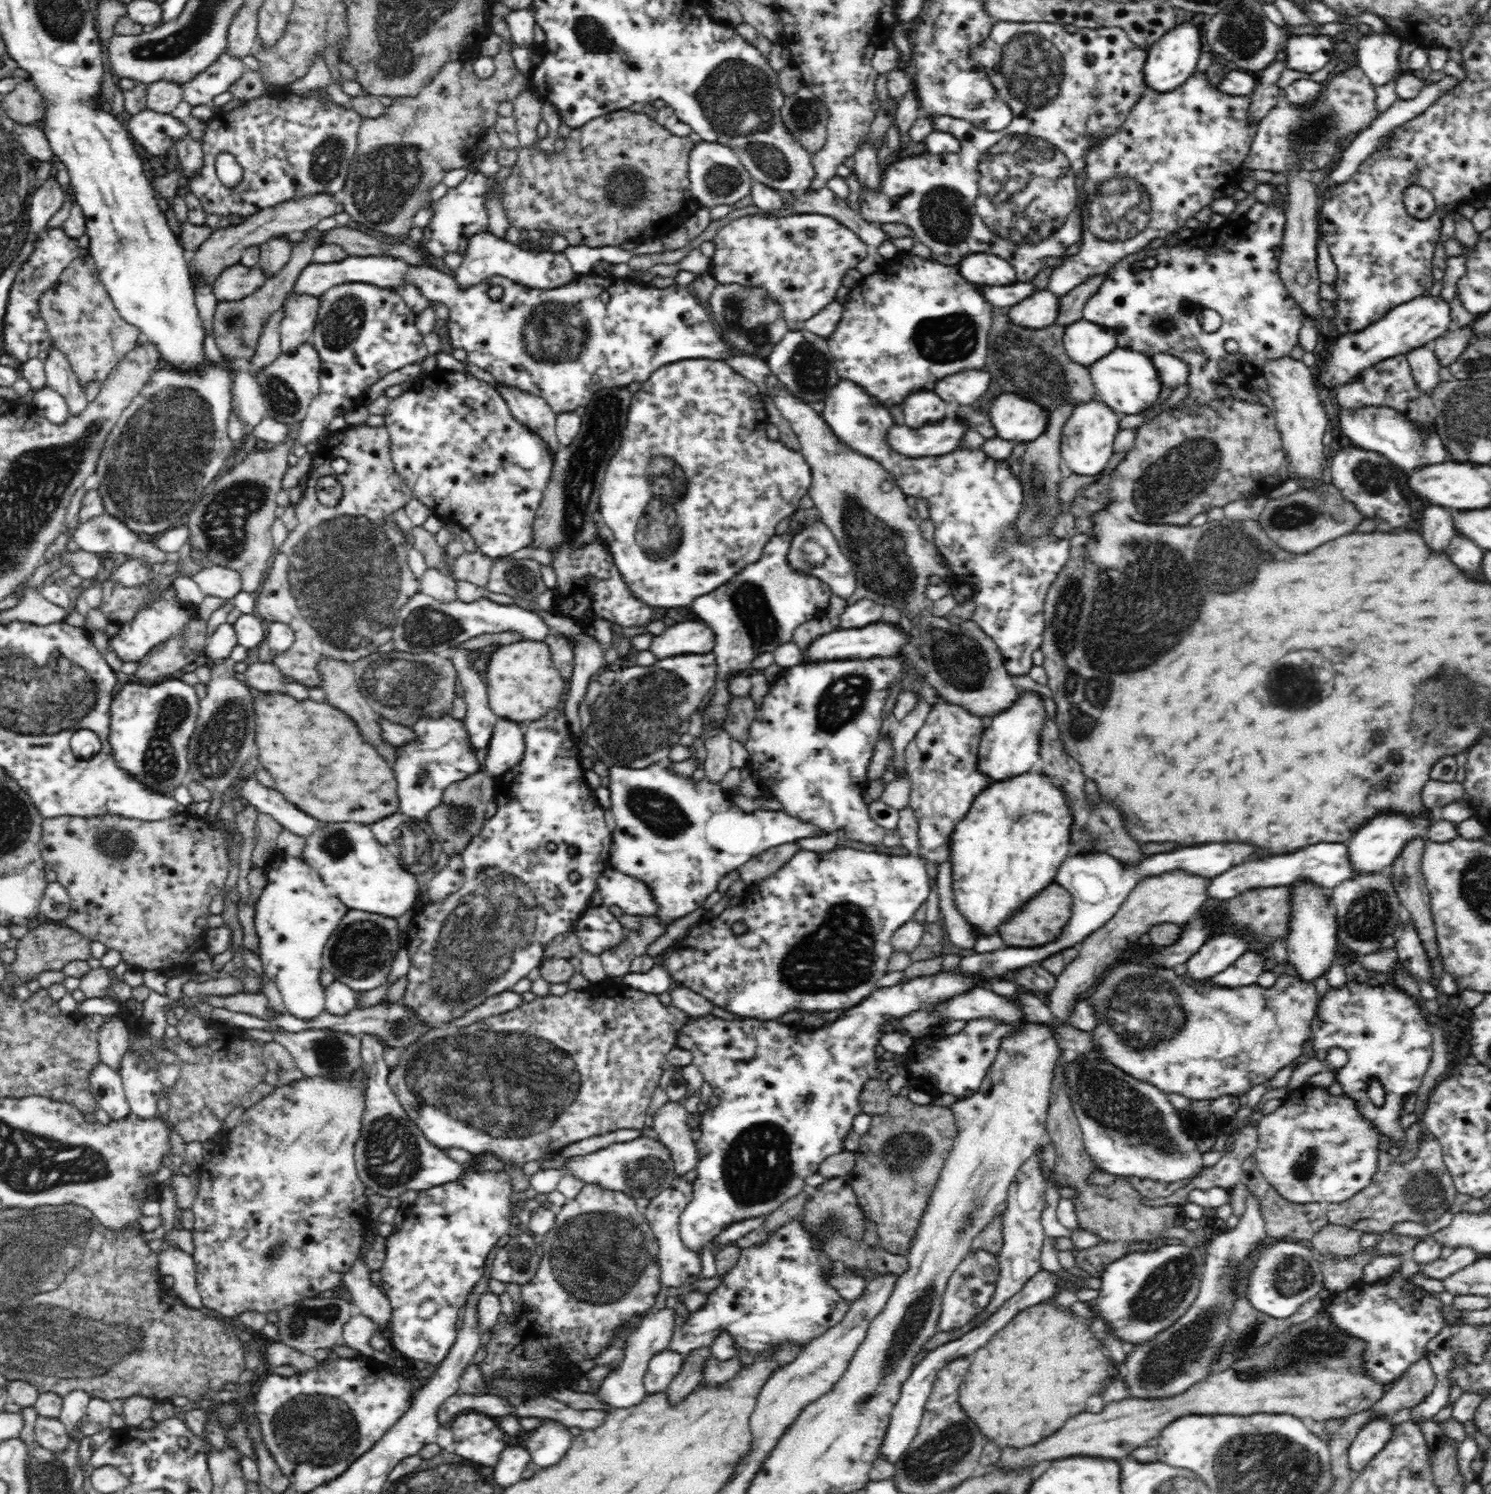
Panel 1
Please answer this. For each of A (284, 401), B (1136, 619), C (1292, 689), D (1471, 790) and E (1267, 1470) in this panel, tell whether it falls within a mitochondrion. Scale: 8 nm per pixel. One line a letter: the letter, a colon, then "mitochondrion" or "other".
A: mitochondrion
B: mitochondrion
C: mitochondrion
D: other
E: mitochondrion

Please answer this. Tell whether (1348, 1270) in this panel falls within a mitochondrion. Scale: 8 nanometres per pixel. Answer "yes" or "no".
no

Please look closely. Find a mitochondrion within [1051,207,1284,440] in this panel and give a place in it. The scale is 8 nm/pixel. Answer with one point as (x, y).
(1161, 327)

